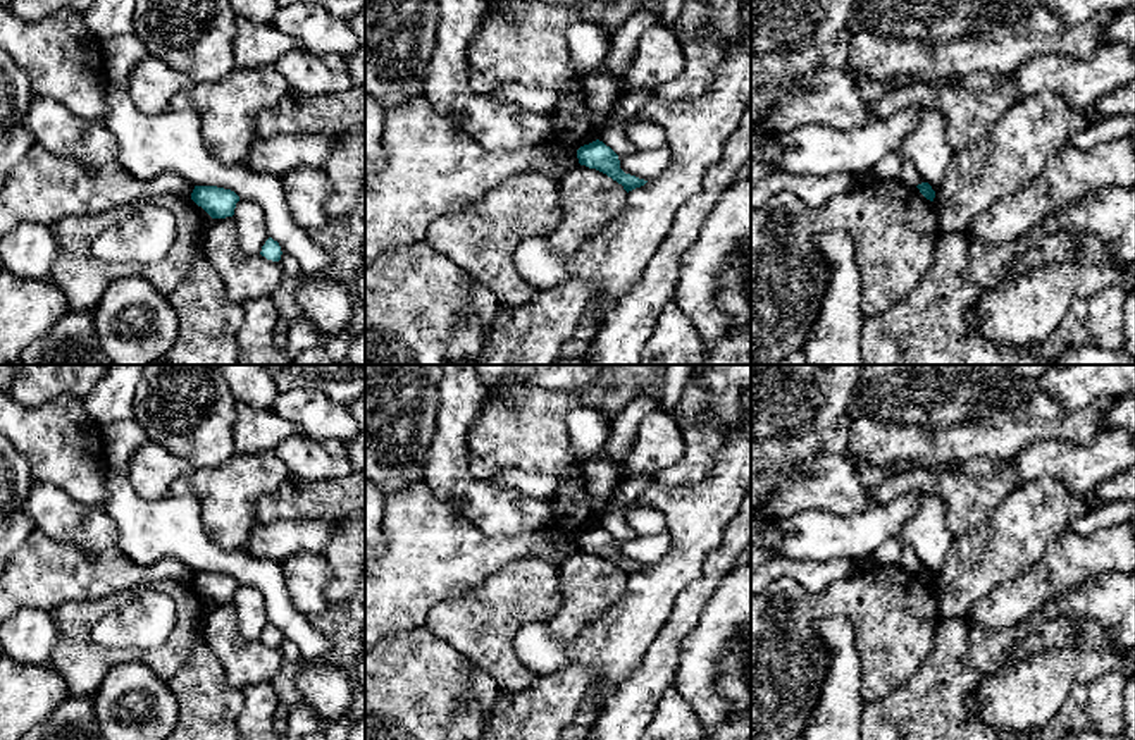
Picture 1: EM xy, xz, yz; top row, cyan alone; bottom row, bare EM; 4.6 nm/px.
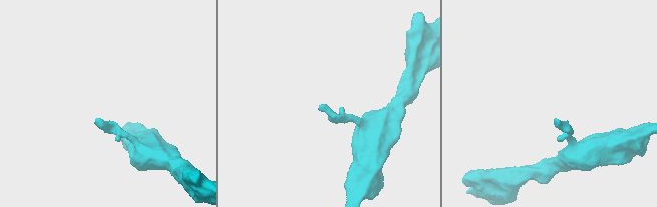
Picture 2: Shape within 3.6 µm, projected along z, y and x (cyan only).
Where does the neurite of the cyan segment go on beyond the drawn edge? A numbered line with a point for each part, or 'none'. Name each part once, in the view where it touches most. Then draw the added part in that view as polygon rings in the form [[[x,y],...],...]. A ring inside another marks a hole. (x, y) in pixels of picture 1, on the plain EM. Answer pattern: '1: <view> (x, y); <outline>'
none

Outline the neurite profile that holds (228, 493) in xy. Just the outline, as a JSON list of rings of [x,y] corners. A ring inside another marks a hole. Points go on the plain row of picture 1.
[[[274,451],[234,453],[210,468],[195,468],[171,484],[171,494],[195,496],[202,504],[202,532],[224,551],[245,547],[258,525],[257,503],[291,477]]]

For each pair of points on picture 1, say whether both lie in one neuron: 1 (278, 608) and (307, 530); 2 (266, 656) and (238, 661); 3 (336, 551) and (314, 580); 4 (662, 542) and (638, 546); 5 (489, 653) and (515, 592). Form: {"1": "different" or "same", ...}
{"1": "different", "2": "same", "3": "different", "4": "same", "5": "same"}

